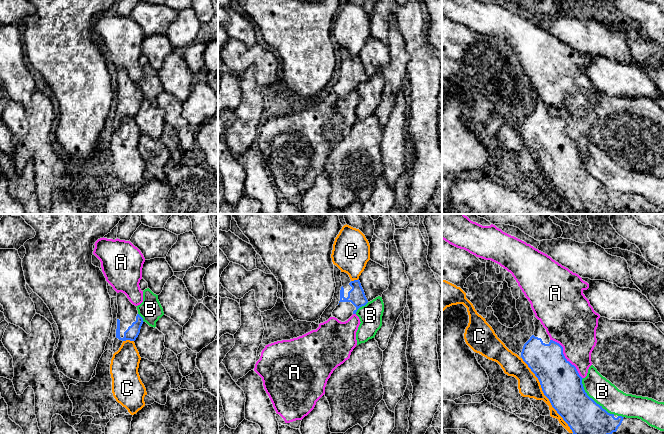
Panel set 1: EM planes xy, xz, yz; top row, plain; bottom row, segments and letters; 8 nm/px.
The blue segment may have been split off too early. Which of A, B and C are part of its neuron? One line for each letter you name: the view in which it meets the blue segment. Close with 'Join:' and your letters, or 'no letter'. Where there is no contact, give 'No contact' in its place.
Join: no letter

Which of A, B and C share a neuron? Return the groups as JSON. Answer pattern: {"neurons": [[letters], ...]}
{"neurons": [["A"], ["B"], ["C"]]}

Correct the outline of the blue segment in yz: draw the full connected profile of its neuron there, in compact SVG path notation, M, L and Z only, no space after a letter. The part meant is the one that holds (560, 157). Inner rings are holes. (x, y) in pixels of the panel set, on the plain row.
M533 91L535 107L524 120L521 133L538 154L544 171L568 200L573 210L591 214L664 214L664 207L638 194L608 189L584 166L582 153L563 130L563 123L550 115Z

